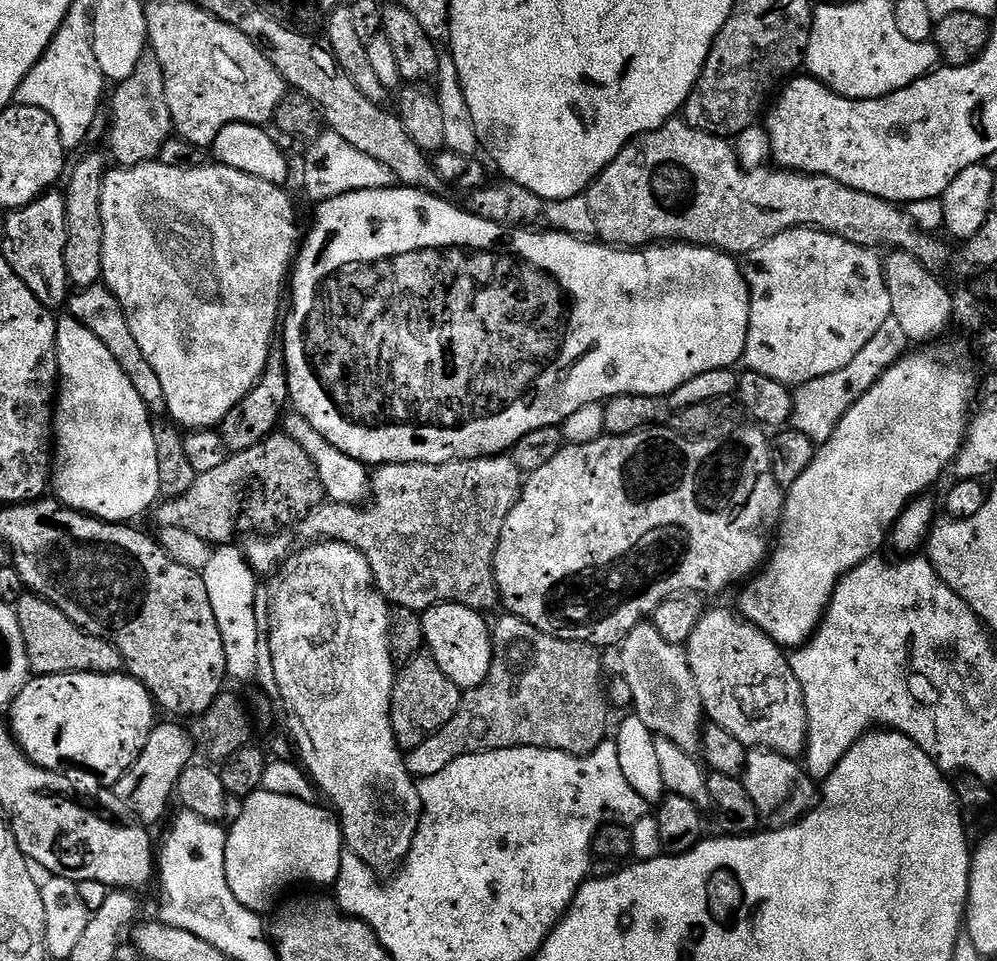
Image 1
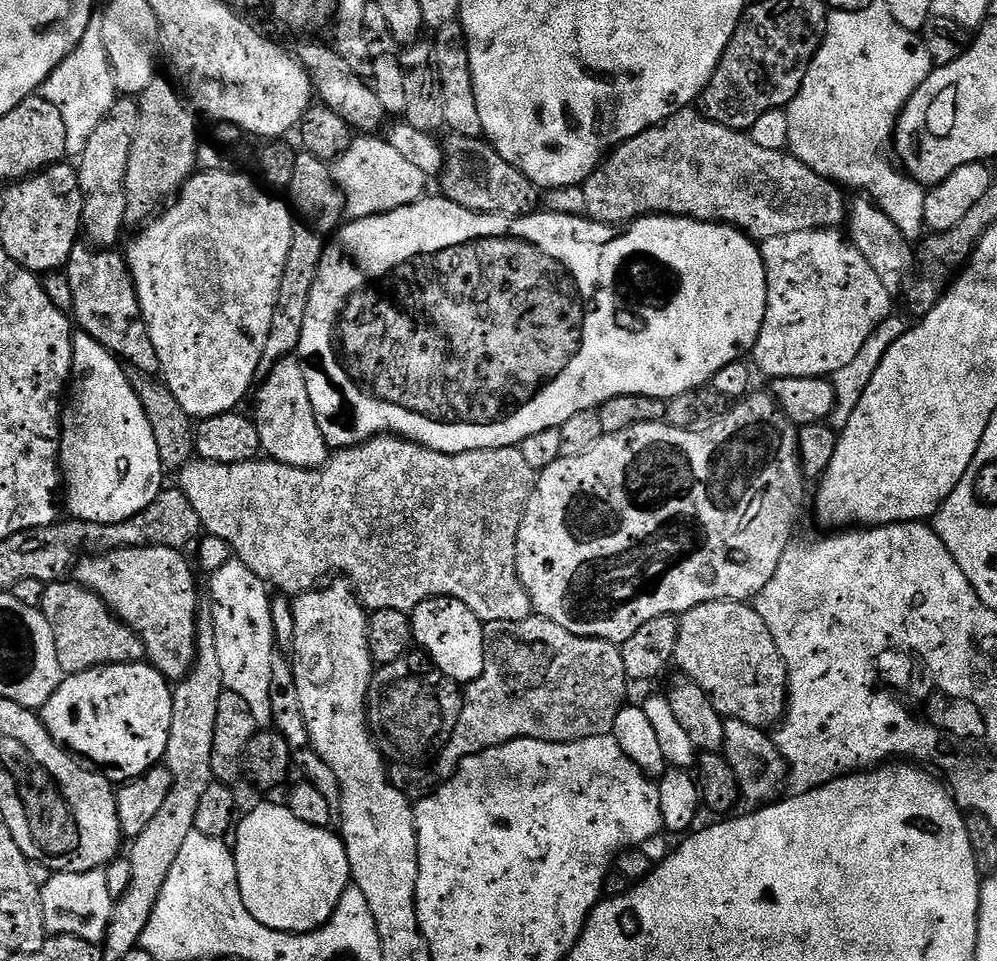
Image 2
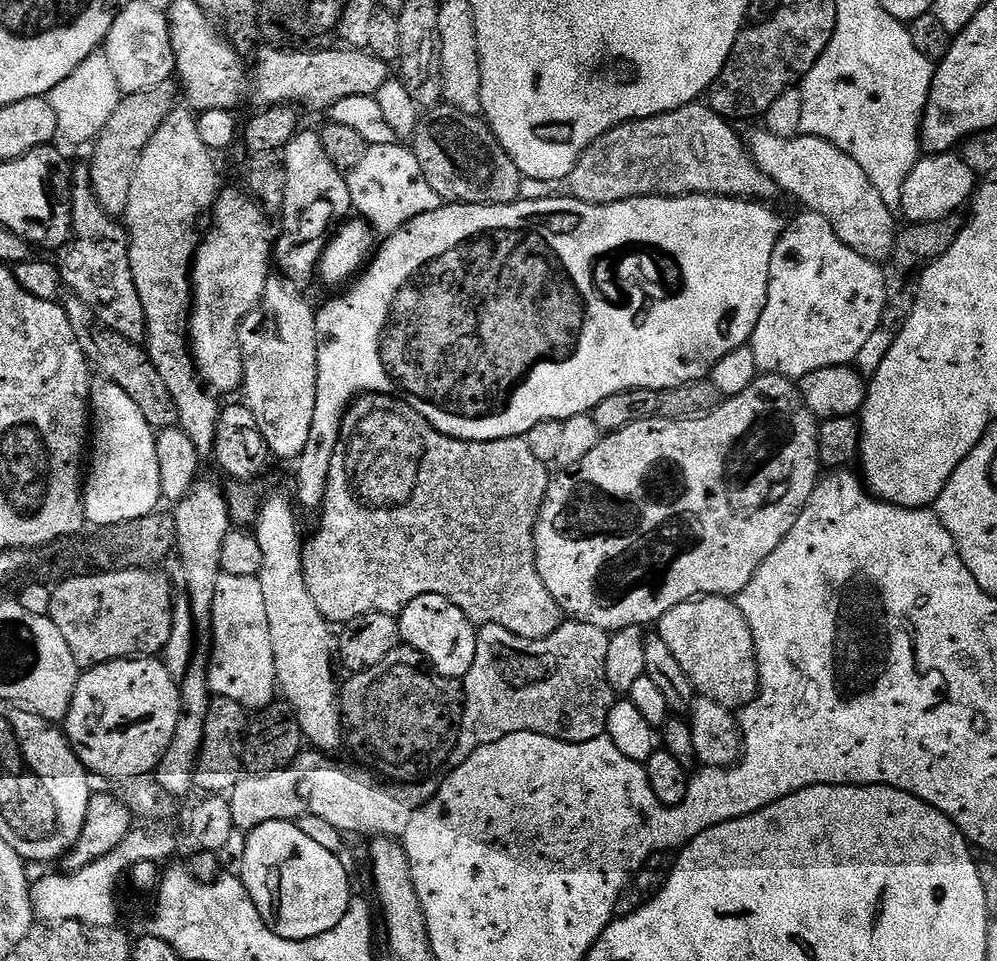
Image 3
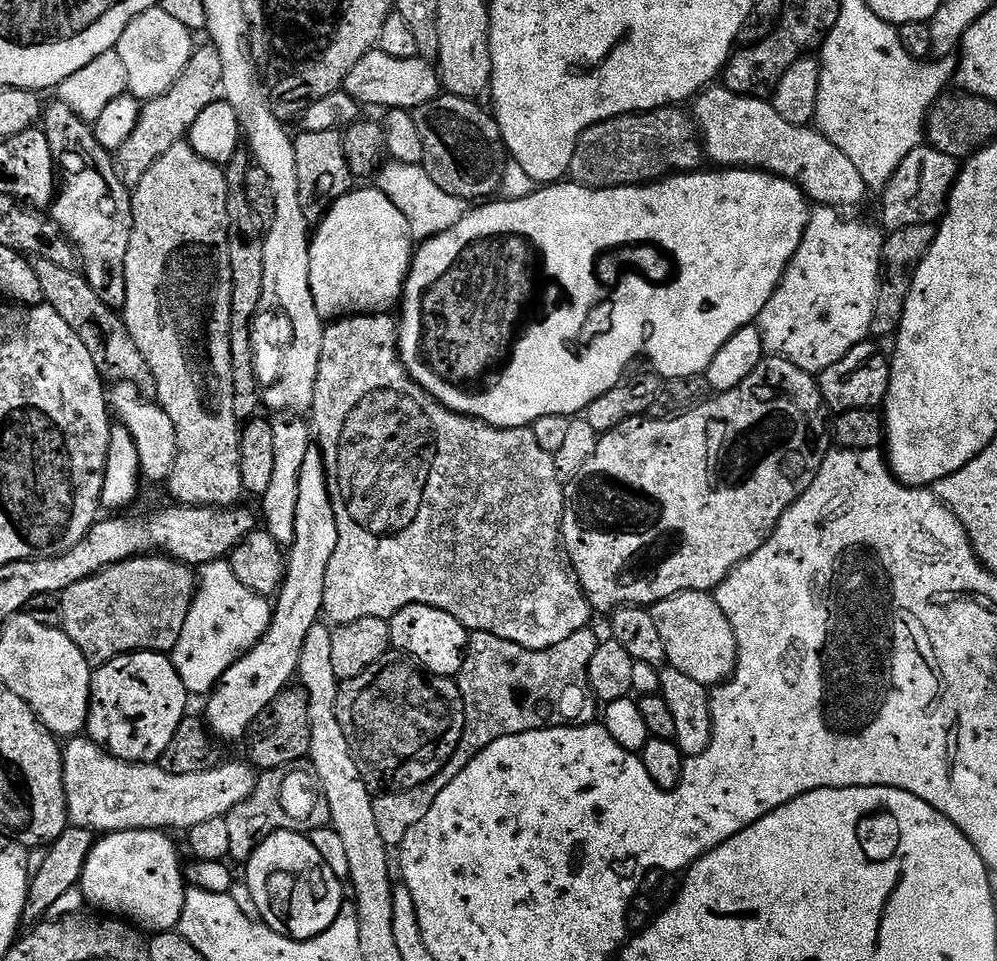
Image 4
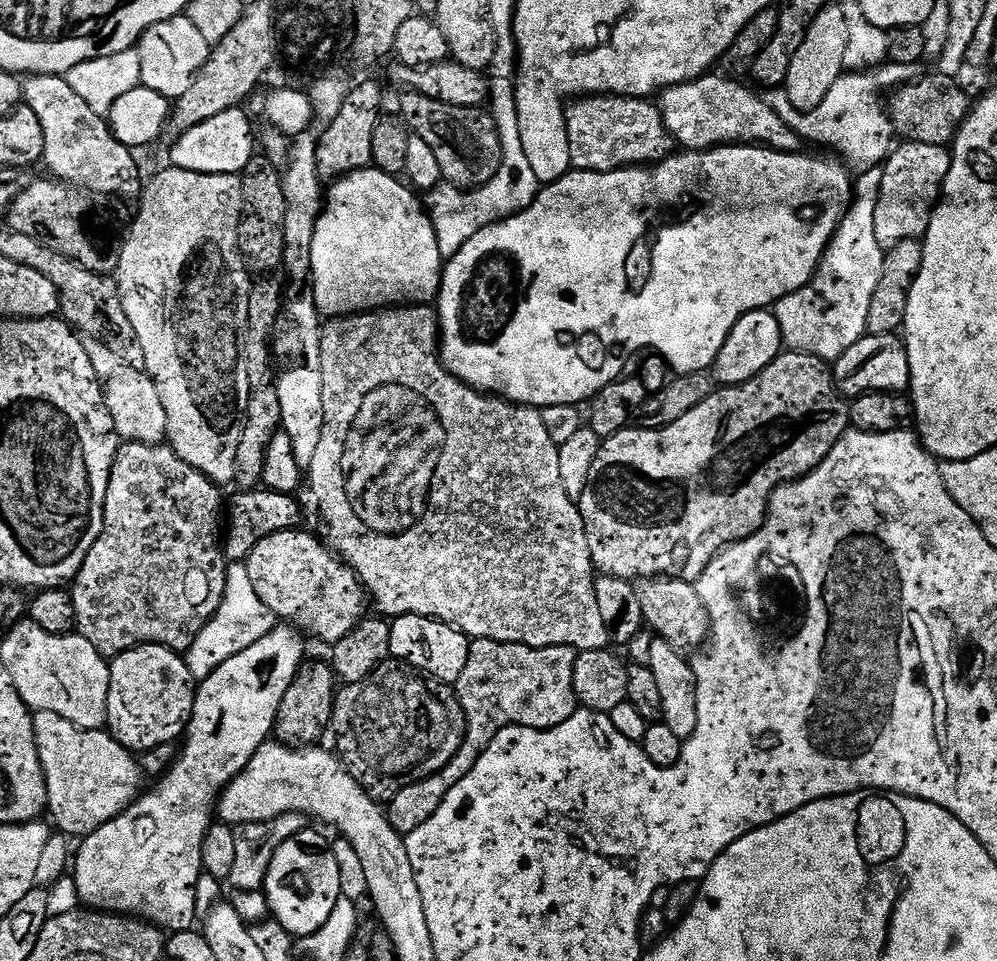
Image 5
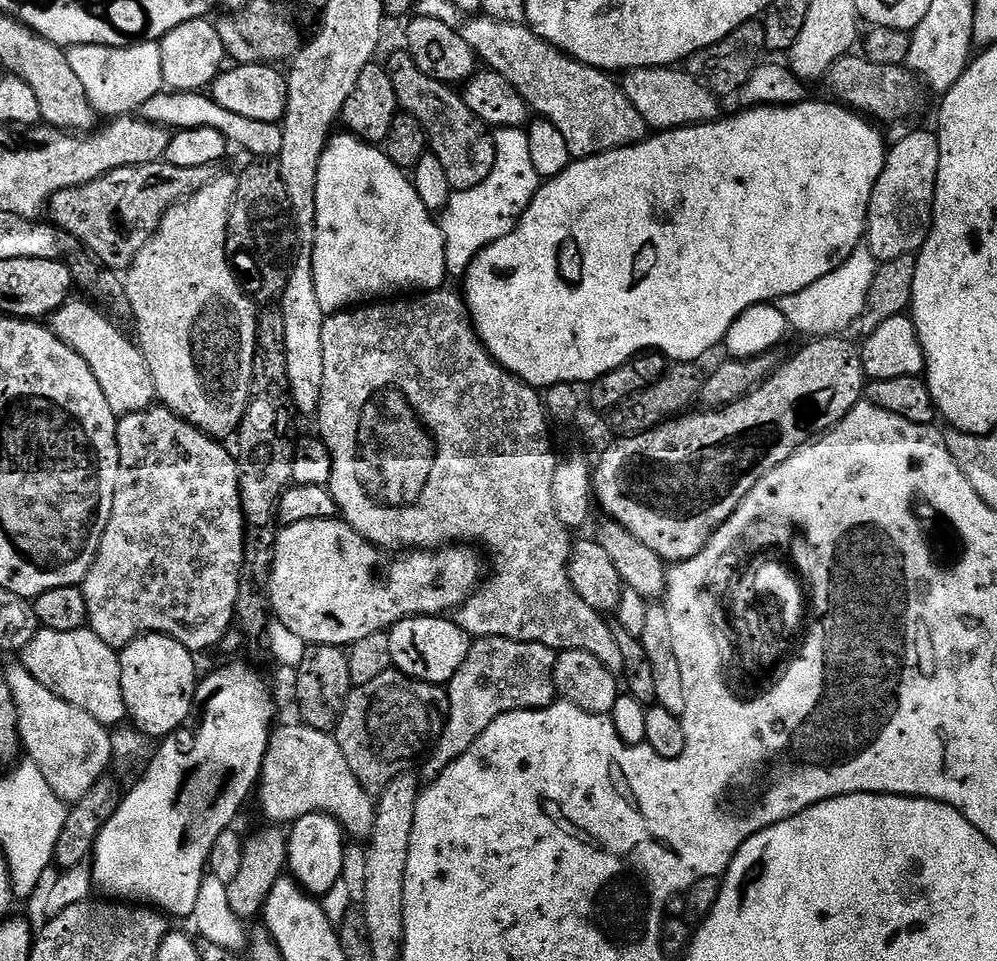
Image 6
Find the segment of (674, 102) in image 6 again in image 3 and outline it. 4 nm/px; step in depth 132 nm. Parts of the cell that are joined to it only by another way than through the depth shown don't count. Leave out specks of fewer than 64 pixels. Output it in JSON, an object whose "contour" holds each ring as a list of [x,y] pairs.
{"contour":[[[767,130],[747,137],[746,143],[756,165],[777,187],[801,200],[807,211],[822,214],[822,218],[834,226],[834,234],[838,234],[850,250],[877,262],[887,261],[892,255],[898,235],[896,220],[892,217],[895,216],[894,209],[882,202],[865,171],[849,154],[817,136],[801,134],[794,138],[780,138]]]}

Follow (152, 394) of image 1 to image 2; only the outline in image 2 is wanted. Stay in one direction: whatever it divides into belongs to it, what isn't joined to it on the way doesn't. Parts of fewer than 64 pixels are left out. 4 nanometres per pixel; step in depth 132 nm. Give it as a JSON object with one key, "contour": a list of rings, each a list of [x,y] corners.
{"contour":[[[87,242],[76,243],[66,265],[70,290],[74,294],[71,315],[79,331],[102,342],[102,346],[106,346],[106,350],[113,352],[116,359],[129,369],[155,377],[160,372],[158,350],[154,350],[154,342],[150,342],[128,261],[118,253],[116,250],[93,248]]]}

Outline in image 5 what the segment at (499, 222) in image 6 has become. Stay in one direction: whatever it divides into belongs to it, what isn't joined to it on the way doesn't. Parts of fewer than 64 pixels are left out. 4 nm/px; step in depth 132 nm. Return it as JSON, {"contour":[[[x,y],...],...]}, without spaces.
{"contour":[[[489,5],[486,8],[484,20],[487,21],[491,33],[493,48],[490,66],[486,70],[489,97],[488,111],[491,114],[495,128],[498,130],[503,163],[501,163],[494,178],[480,188],[460,189],[447,185],[446,187],[434,187],[425,193],[424,206],[432,219],[436,237],[442,244],[451,242],[451,247],[454,248],[466,243],[478,230],[505,220],[508,216],[516,215],[517,212],[526,208],[534,198],[534,188],[531,188],[528,184],[510,191],[510,168],[522,173],[528,169],[528,159],[522,150],[521,130],[518,128],[518,120],[520,119],[518,88],[516,85],[518,56],[508,56],[508,64],[500,64],[500,44],[511,44],[511,42],[515,41],[512,24],[504,24],[504,28],[500,28],[500,24],[496,24],[496,8],[491,8]]]}

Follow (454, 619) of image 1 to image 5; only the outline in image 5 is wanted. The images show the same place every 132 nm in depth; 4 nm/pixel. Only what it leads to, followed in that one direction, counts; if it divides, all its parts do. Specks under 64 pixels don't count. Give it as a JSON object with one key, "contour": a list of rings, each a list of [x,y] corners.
{"contour":[[[402,615],[391,621],[389,655],[449,686],[455,685],[466,668],[470,644],[471,639],[464,632],[431,616]]]}

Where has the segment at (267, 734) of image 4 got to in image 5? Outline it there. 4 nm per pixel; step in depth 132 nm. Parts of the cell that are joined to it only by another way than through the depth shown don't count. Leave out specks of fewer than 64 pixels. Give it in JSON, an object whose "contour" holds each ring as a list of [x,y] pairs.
{"contour":[[[305,659],[296,672],[290,690],[282,698],[282,706],[276,715],[274,736],[279,743],[294,749],[311,748],[321,743],[324,735],[329,735],[332,722],[332,708],[336,704],[338,677],[327,659]]]}

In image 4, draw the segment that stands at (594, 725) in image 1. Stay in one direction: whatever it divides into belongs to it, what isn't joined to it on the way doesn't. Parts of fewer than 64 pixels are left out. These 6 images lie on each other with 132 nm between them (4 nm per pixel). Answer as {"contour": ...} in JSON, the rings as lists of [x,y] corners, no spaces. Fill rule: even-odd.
{"contour":[[[591,627],[578,630],[578,634],[570,634],[566,642],[558,642],[558,646],[550,646],[545,652],[506,642],[506,638],[498,638],[494,634],[471,633],[465,662],[458,675],[466,710],[466,726],[460,745],[446,766],[422,786],[414,786],[405,792],[385,792],[373,799],[374,818],[378,818],[382,842],[390,846],[400,845],[406,834],[426,818],[430,806],[434,806],[434,798],[438,798],[438,794],[454,782],[456,775],[478,753],[486,750],[486,746],[498,742],[498,738],[539,728],[597,723],[598,701],[592,692],[588,673],[590,658],[594,658],[598,643],[598,637],[592,631]],[[301,762],[292,764],[288,768],[270,768],[259,773],[254,790],[246,802],[238,802],[234,810],[230,810],[224,817],[230,837],[230,857],[233,861],[247,862],[254,854],[256,847],[268,836],[278,831],[290,831],[309,833],[315,828],[329,827],[328,803],[326,802],[326,790],[322,788],[322,782],[311,763]]]}

